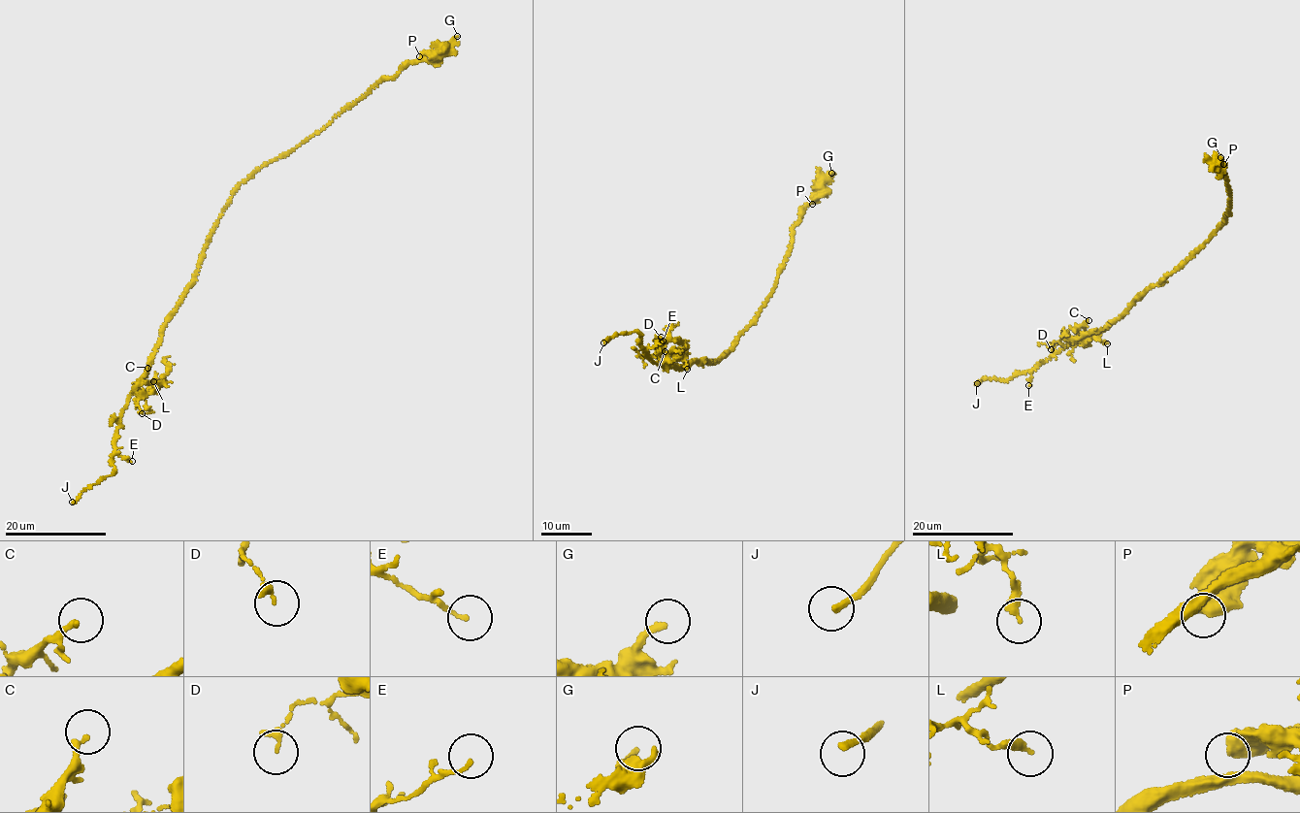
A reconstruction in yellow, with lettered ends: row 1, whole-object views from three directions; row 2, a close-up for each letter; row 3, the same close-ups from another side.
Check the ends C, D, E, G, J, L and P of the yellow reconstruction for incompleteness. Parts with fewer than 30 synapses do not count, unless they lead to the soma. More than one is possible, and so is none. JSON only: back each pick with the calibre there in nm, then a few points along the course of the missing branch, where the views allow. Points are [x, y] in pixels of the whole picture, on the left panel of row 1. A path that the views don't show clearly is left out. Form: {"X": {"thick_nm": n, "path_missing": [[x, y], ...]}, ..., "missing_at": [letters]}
{"J": {"thick_nm": 200, "path_missing": [[72, 502], [59, 508], [20, 514], [6, 525]]}, "missing_at": ["J"]}

